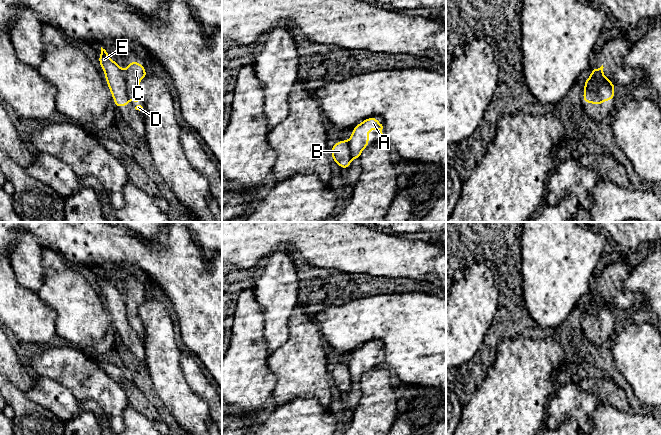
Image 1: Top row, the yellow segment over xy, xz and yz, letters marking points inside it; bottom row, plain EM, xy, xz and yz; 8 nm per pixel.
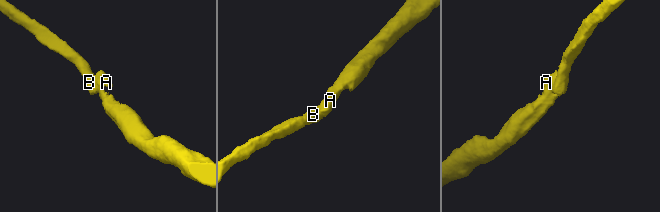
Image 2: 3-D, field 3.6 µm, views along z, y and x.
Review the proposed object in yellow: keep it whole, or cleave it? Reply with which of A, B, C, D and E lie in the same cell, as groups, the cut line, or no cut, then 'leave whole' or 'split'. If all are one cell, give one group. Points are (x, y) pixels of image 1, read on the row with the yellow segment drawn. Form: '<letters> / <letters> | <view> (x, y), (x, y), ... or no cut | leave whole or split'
A C D / B E | xy (126, 69), (126, 87), (129, 98) | split

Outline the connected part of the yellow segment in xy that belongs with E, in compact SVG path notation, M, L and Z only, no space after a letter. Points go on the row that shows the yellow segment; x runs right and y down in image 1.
M102 47L99 63L100 67L105 72L106 82L115 101L115 106L118 108L129 105L130 102L126 80L127 69L120 68L118 64L109 57L108 52Z

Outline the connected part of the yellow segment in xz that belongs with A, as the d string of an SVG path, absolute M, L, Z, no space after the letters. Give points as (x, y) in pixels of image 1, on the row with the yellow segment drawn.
M370 117L354 127L350 139L348 141L351 148L352 158L356 159L360 158L362 150L365 149L369 144L369 138L368 138L369 131L378 128L380 129L378 133L378 139L382 140L383 126L374 117Z

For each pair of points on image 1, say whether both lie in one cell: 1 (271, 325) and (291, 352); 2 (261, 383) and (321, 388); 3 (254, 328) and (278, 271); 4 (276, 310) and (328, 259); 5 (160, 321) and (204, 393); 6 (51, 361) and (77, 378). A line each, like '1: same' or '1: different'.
1: different
2: different
3: different
4: different
5: different
6: same

